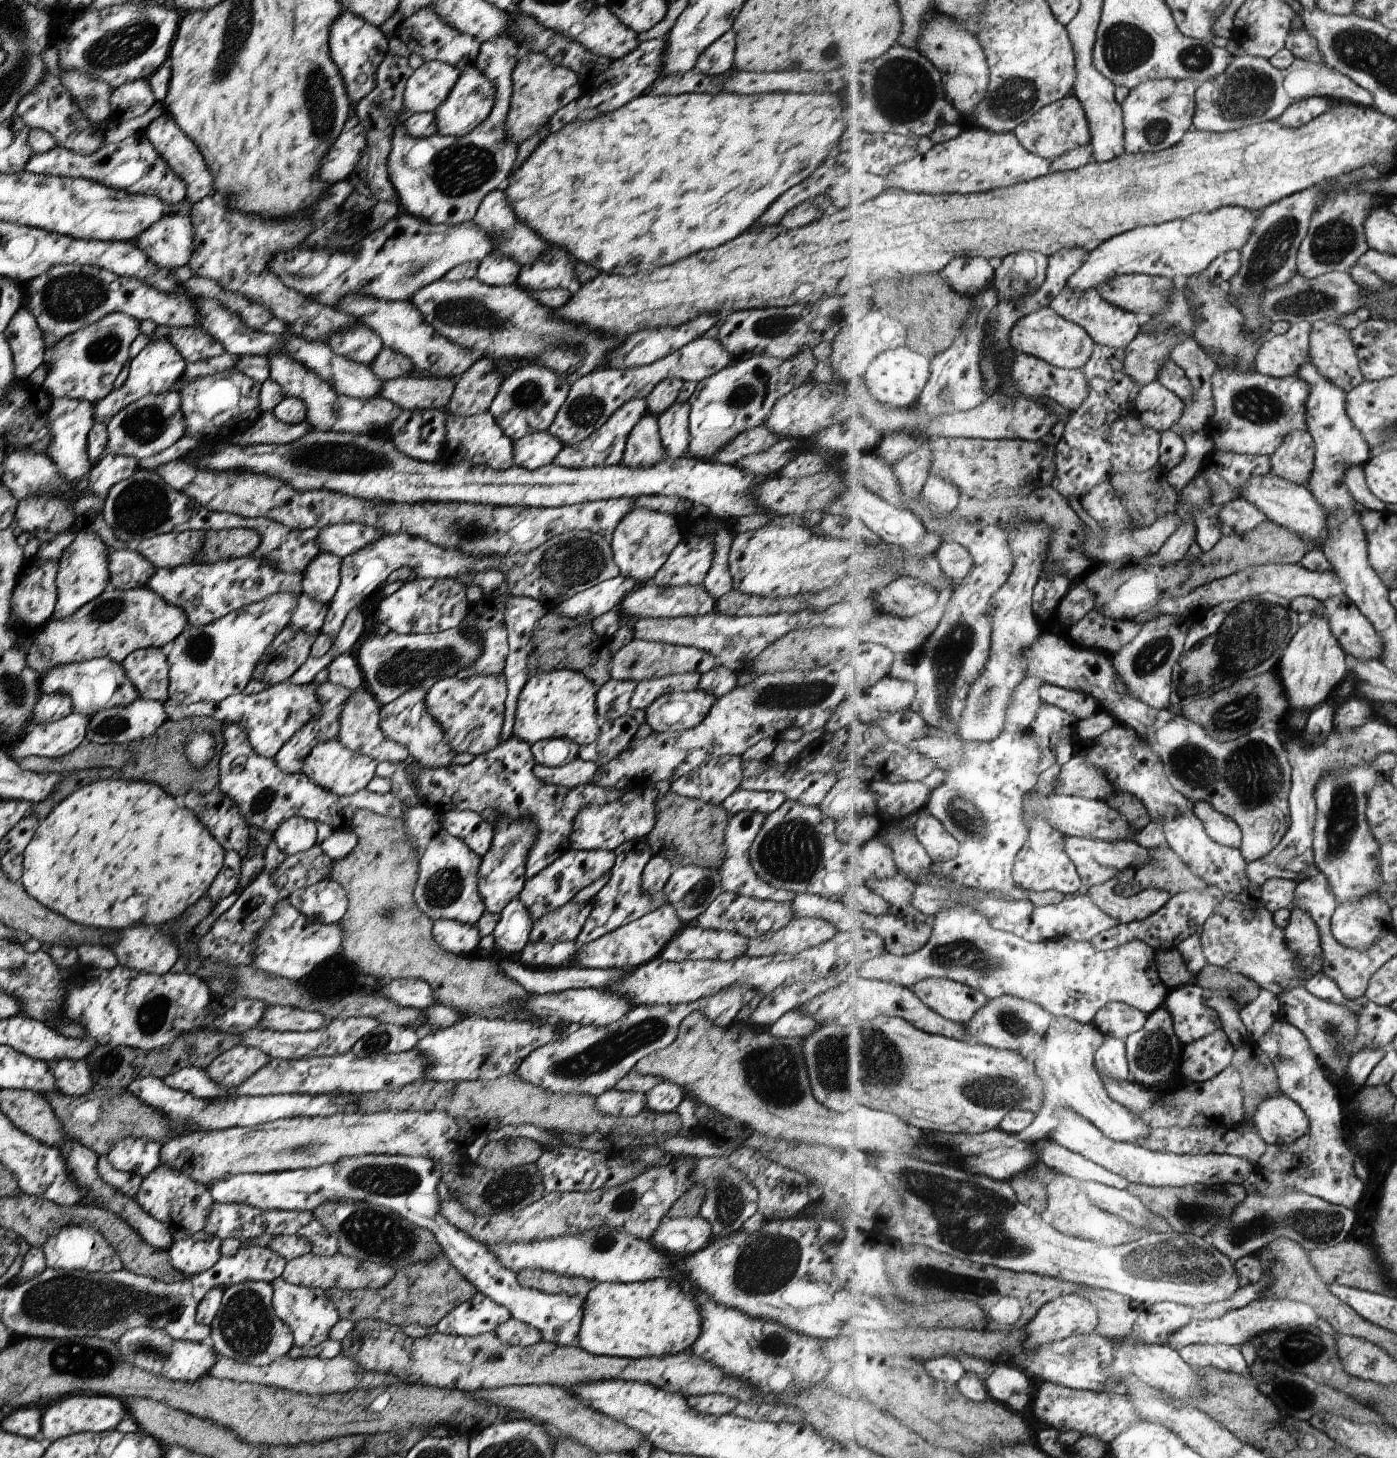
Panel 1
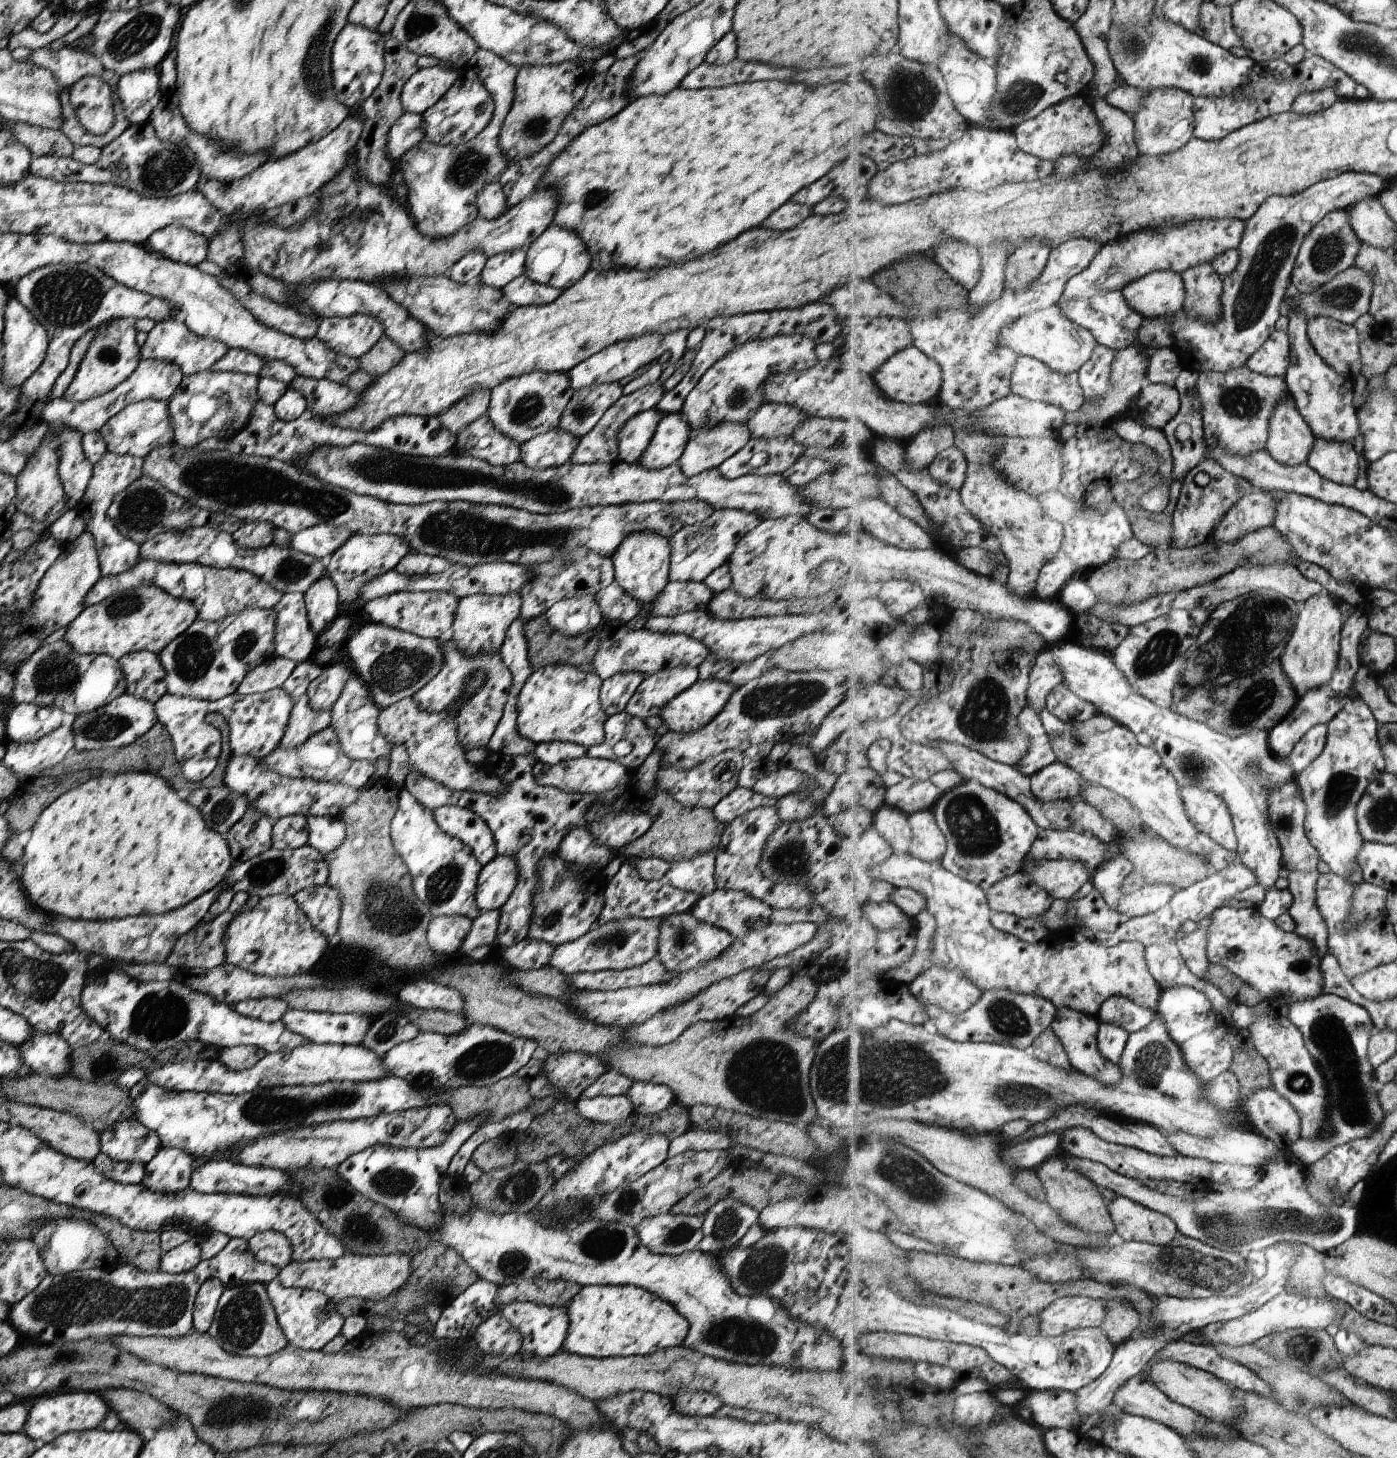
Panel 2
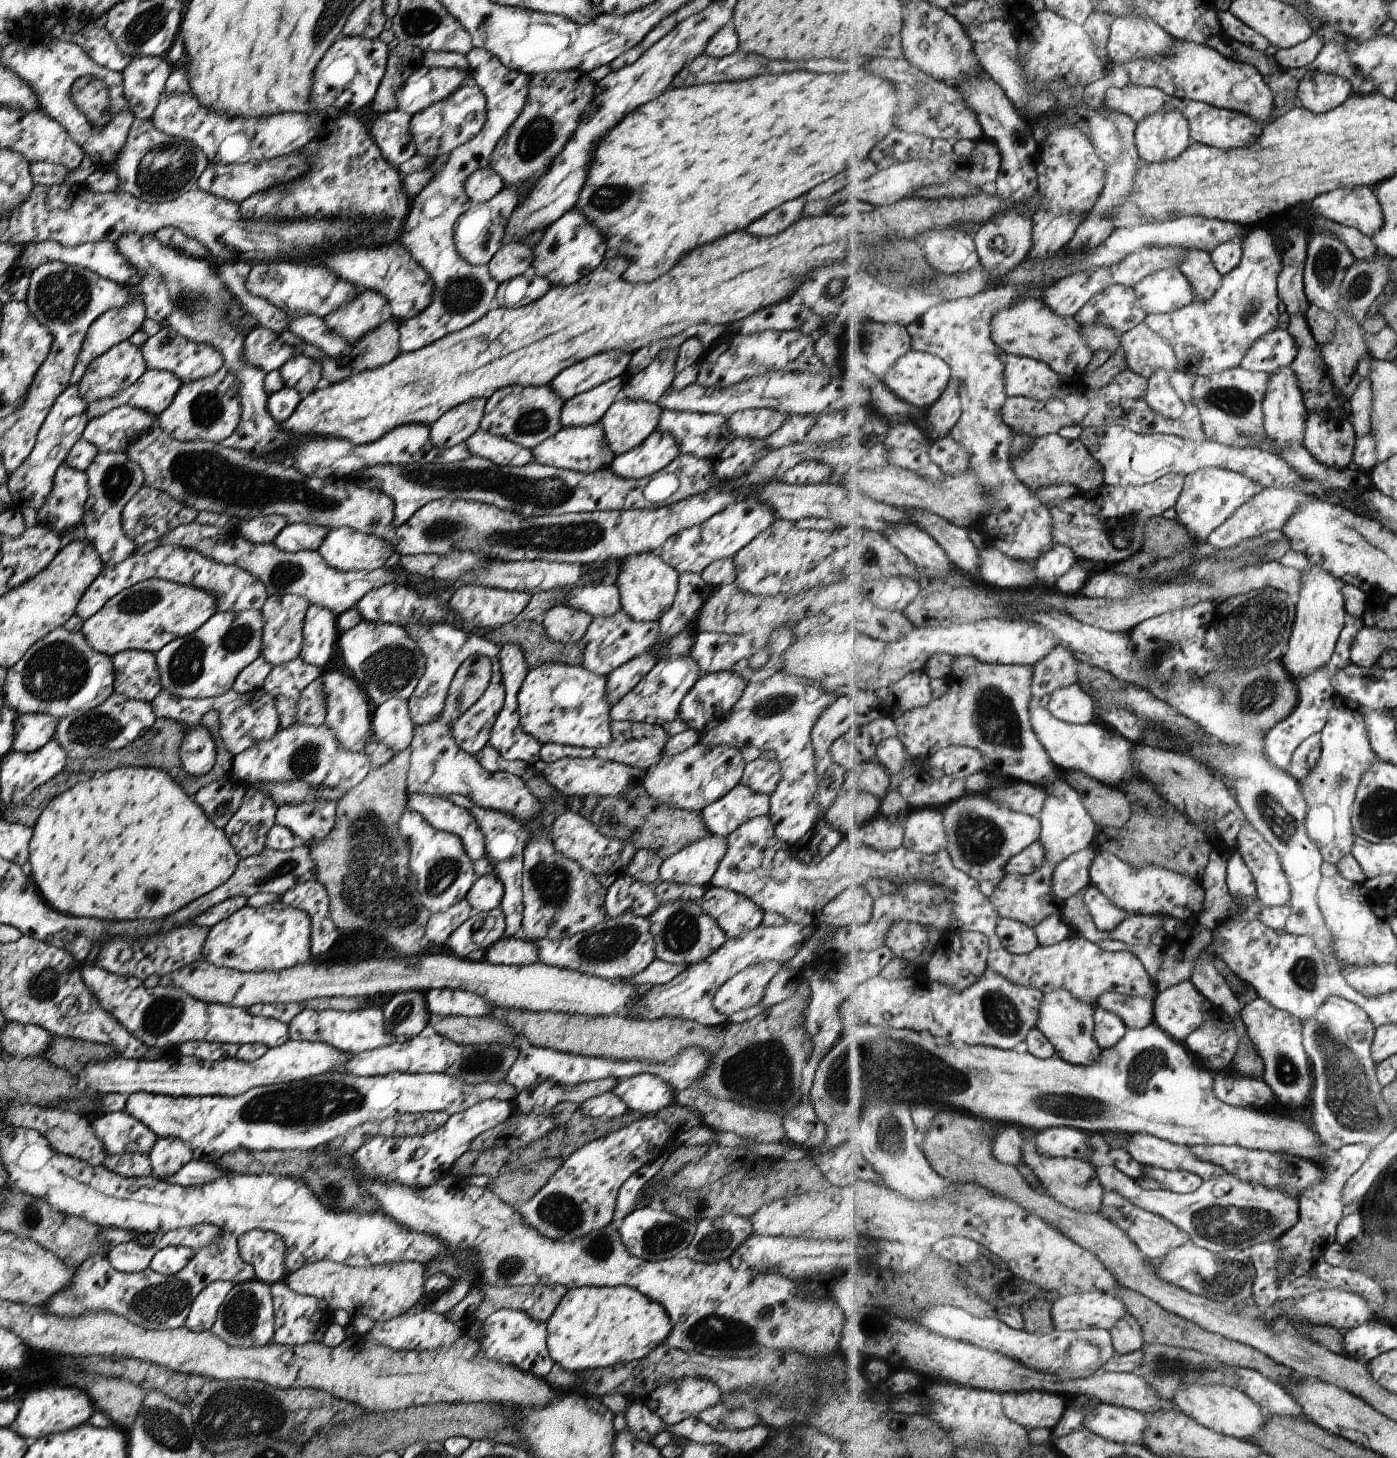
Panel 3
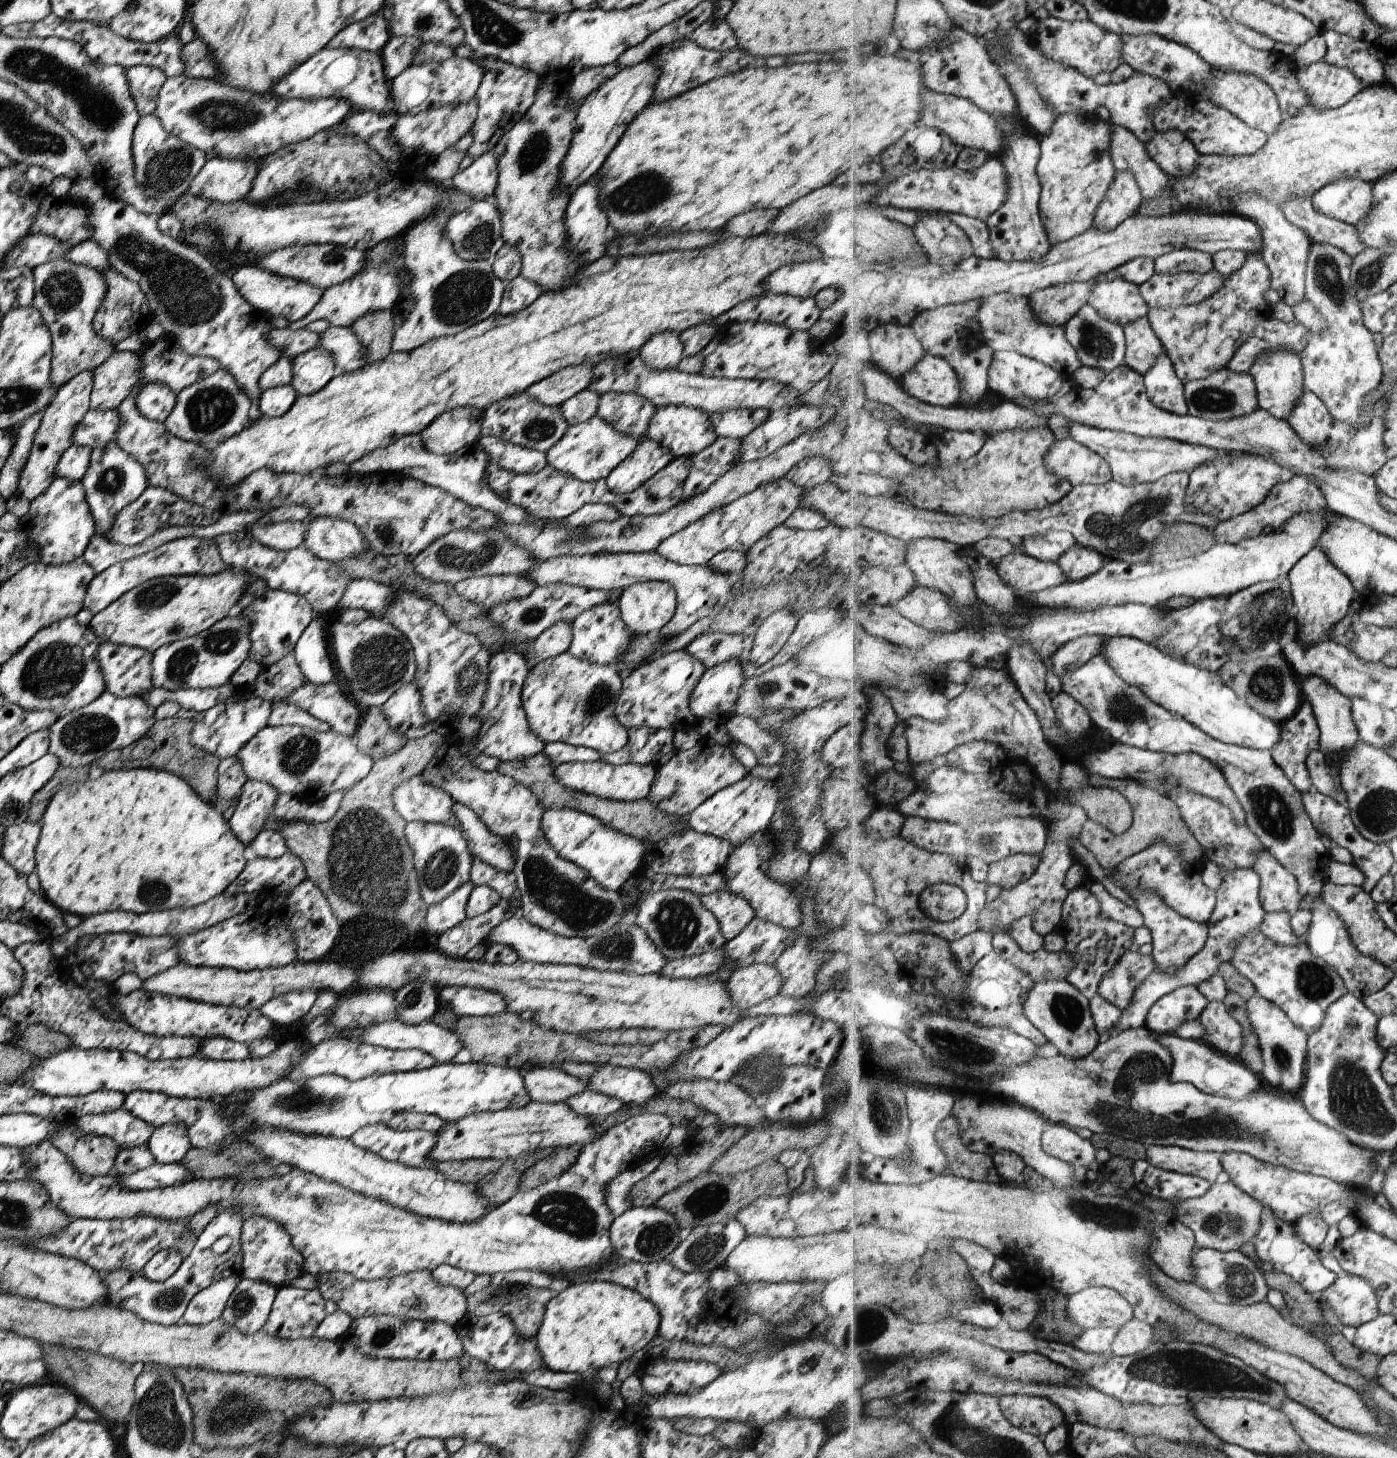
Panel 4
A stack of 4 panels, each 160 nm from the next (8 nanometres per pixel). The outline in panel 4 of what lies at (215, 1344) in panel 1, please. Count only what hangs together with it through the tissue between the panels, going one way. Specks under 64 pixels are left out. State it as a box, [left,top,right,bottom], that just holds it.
[220,1278,277,1335]

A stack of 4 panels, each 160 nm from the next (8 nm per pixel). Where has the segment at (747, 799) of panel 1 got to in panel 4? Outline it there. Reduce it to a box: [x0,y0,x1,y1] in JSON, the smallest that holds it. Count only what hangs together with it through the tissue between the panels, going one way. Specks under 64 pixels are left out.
[687,774,778,850]

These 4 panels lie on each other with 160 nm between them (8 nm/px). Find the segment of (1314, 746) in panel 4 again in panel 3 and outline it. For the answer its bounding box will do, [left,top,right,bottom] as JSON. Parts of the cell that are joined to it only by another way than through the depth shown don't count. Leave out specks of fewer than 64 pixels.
[1265,614,1365,775]

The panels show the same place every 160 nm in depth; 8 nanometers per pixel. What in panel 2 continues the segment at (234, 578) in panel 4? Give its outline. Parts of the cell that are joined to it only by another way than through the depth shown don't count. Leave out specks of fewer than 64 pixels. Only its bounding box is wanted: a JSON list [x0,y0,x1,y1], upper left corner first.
[62,585,196,660]

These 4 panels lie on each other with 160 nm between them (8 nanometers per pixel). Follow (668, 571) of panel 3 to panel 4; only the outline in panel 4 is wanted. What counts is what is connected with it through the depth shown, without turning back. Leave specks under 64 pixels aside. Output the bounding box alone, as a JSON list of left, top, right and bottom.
[616,581,676,634]

